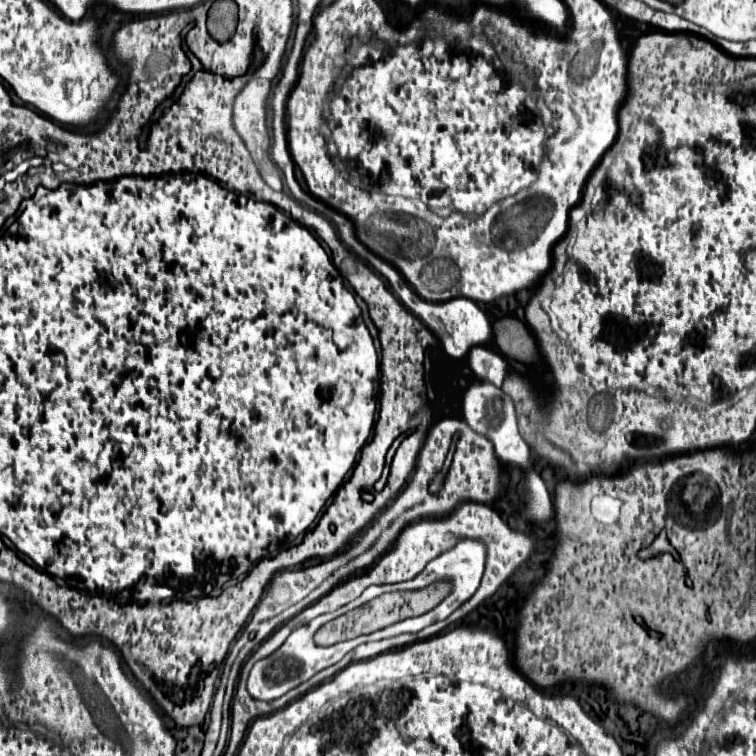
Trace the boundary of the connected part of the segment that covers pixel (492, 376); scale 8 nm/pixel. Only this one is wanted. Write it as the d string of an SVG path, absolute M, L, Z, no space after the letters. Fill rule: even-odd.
M475 345L469 351L467 359L469 359L469 367L473 369L473 373L479 379L487 379L493 385L501 387L507 371L509 371L509 367L507 367L507 361L499 353L491 351L491 349L483 347L483 345Z

